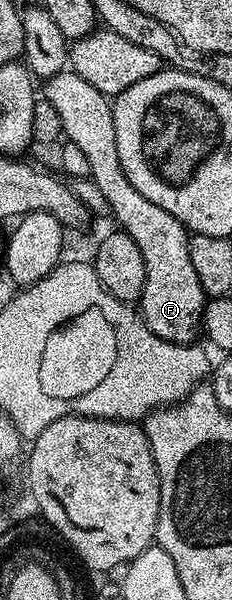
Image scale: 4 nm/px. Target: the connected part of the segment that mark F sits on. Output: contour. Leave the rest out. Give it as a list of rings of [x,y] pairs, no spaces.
[[[63,71],[54,77],[45,78],[44,85],[46,85],[44,100],[52,103],[52,107],[56,107],[56,111],[60,114],[65,140],[76,143],[76,147],[80,147],[80,152],[88,158],[89,180],[94,181],[99,195],[106,200],[111,215],[118,220],[117,228],[127,233],[132,243],[140,247],[140,255],[144,255],[144,291],[140,298],[142,322],[160,339],[177,345],[195,344],[202,333],[202,308],[206,305],[208,298],[206,292],[200,287],[200,278],[196,276],[196,271],[192,268],[192,259],[188,259],[188,243],[191,234],[180,223],[180,219],[176,219],[176,215],[168,215],[164,207],[156,207],[152,199],[144,199],[144,195],[140,195],[140,191],[136,191],[136,187],[128,183],[128,175],[124,175],[120,167],[120,153],[116,151],[116,123],[111,98],[96,91],[92,83],[80,79],[80,75],[72,71]]]

